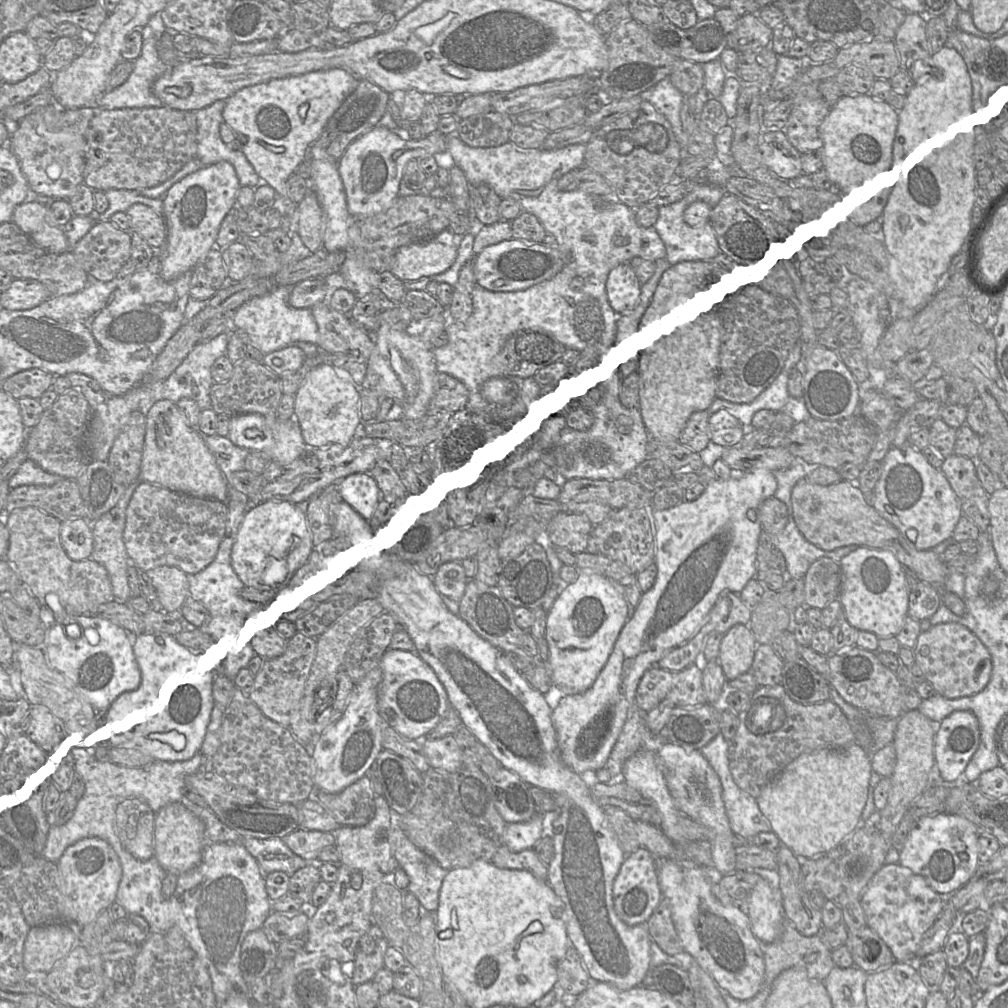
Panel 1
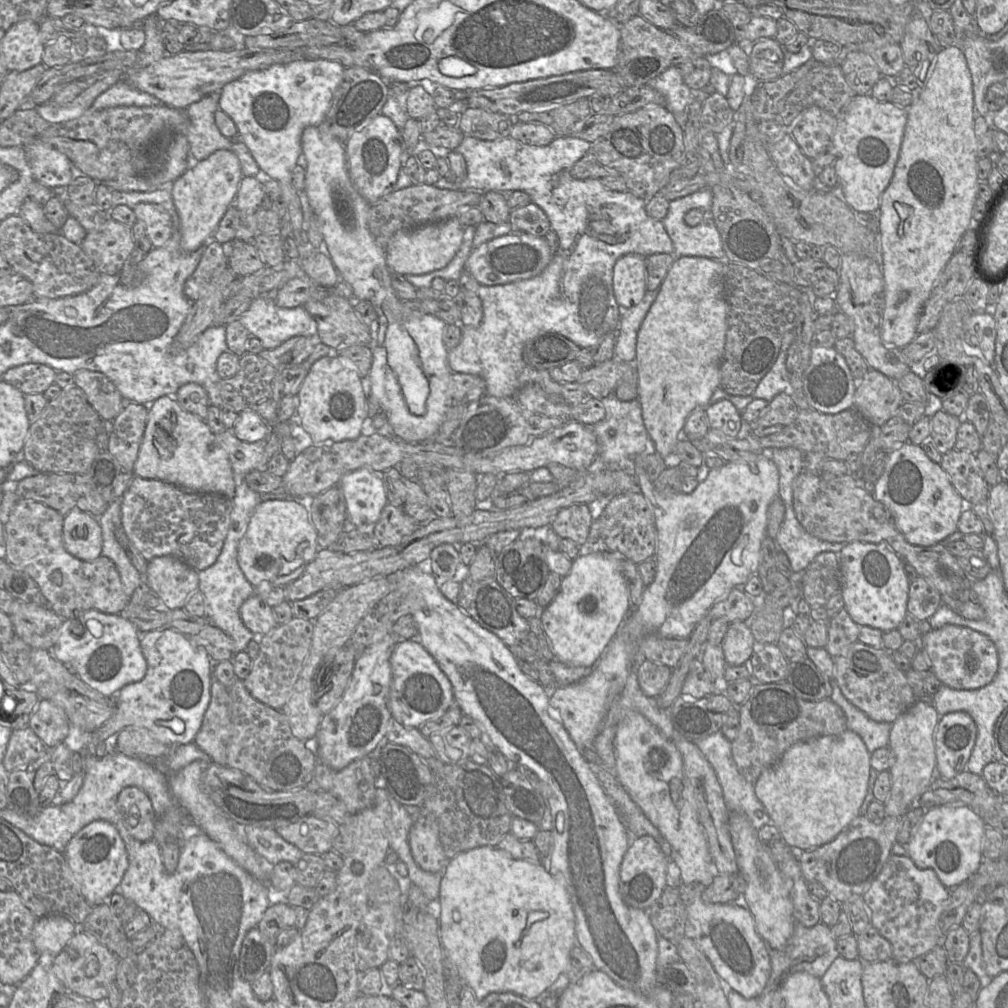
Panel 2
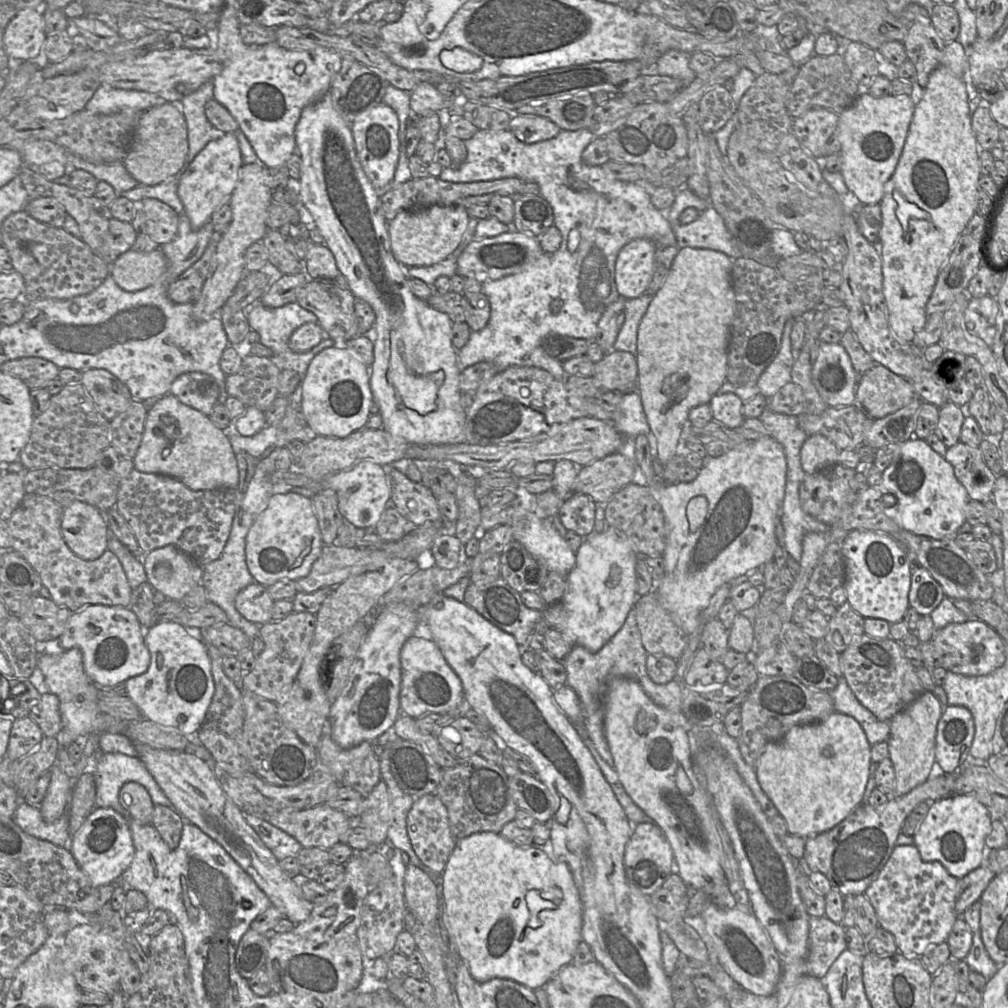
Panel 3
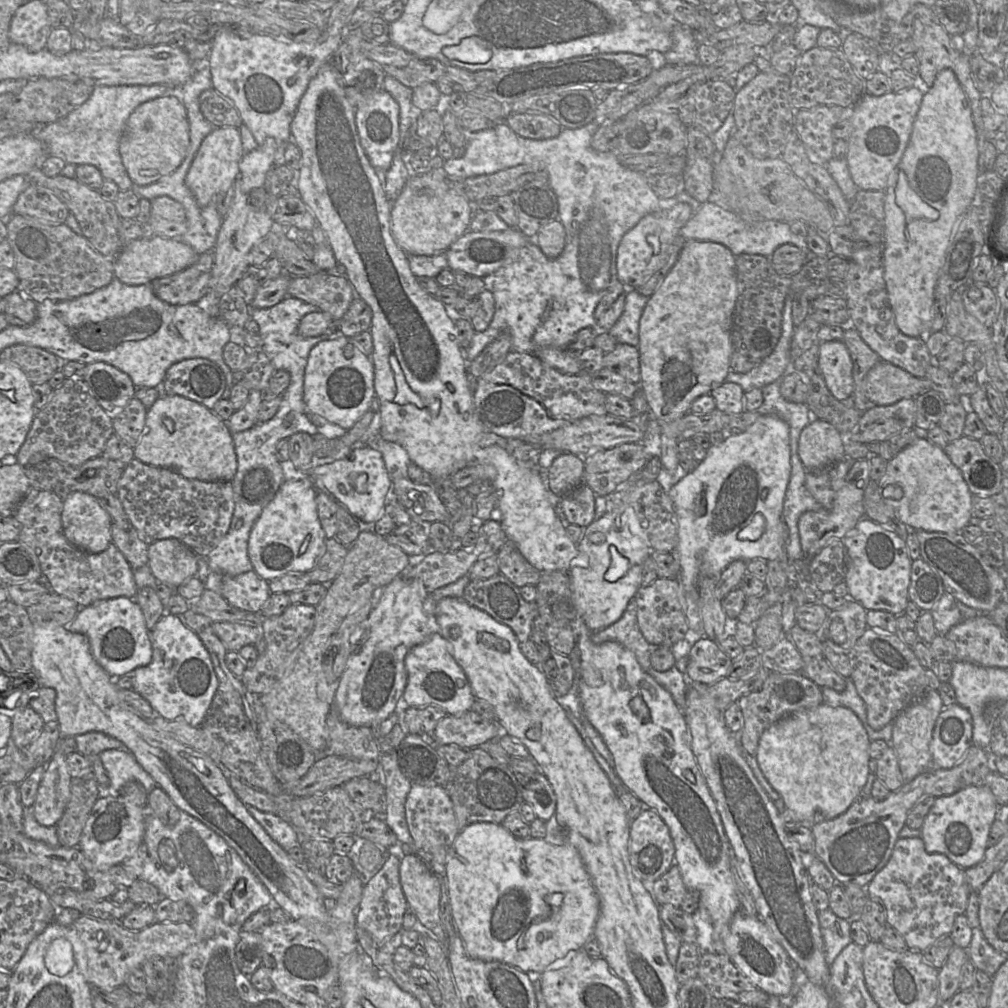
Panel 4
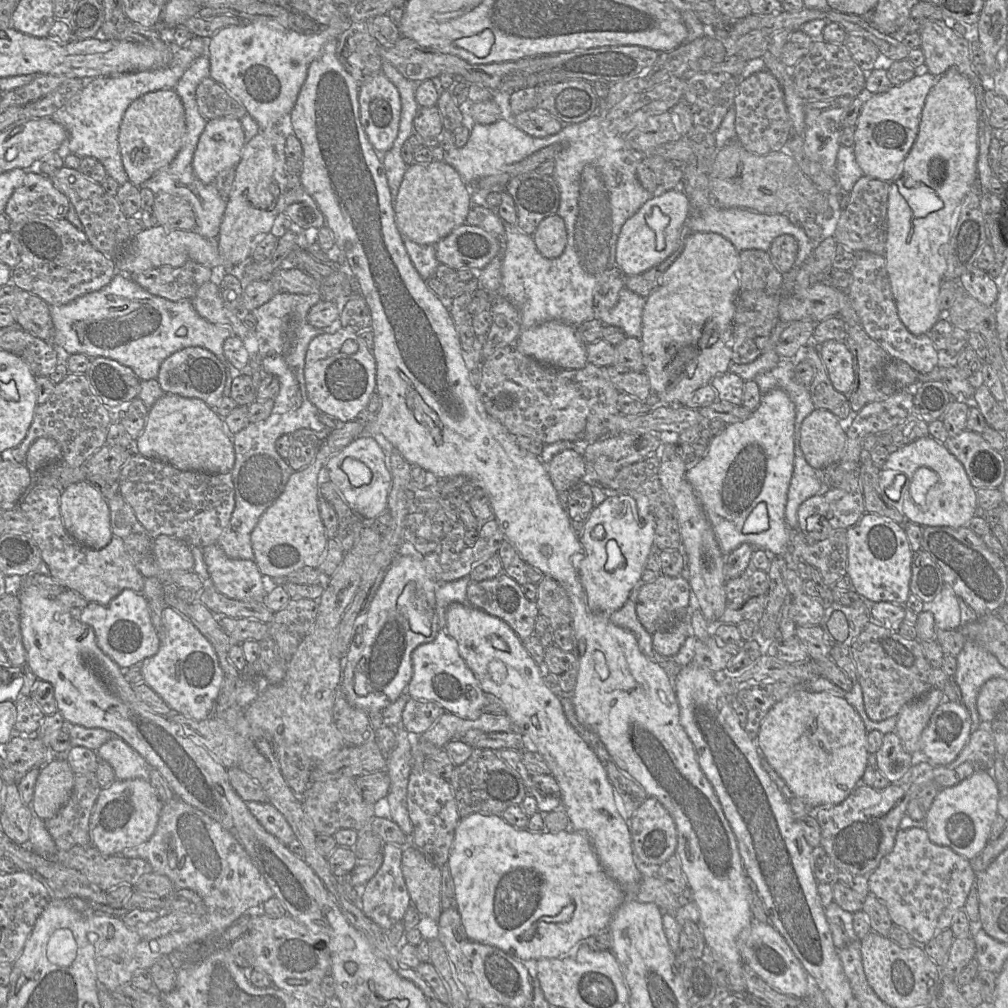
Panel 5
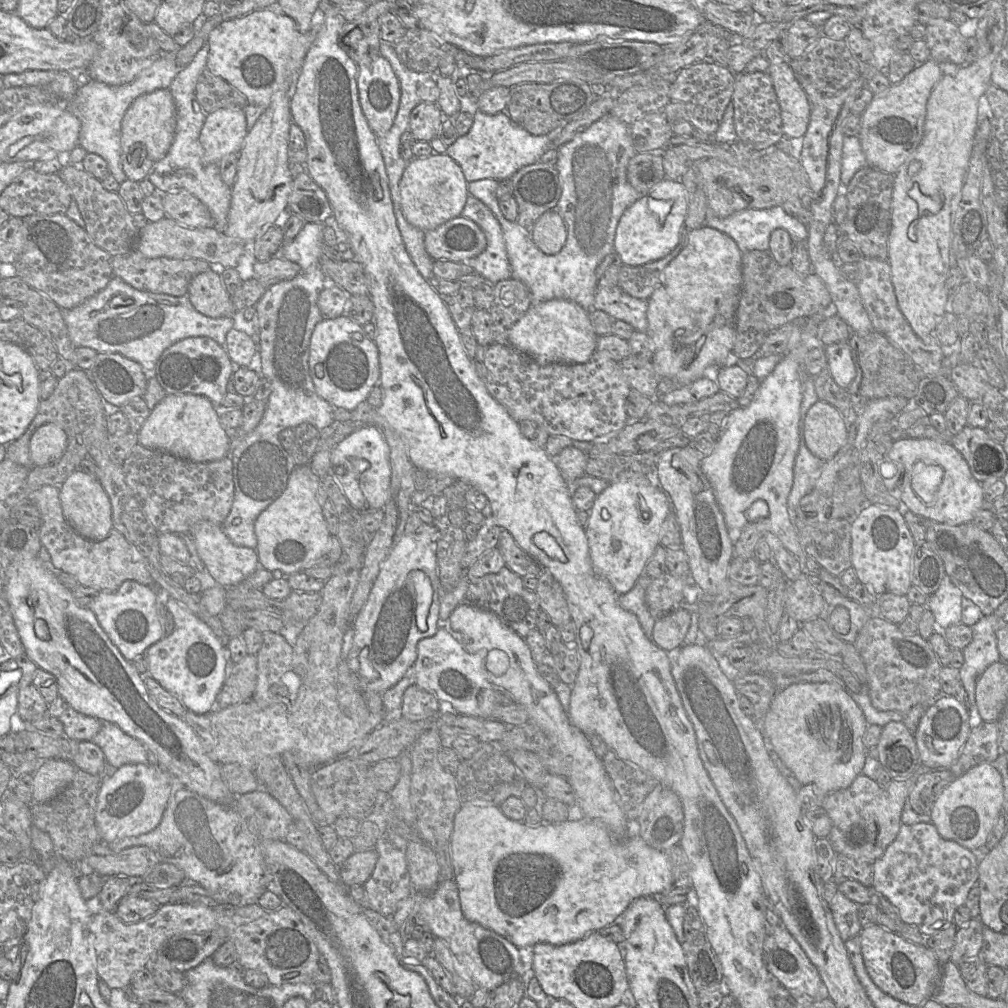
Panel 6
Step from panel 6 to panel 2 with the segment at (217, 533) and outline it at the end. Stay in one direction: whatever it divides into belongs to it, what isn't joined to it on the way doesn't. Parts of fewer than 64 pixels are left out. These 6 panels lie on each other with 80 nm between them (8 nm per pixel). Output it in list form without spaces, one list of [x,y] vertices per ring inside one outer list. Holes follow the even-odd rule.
[[[255,592],[243,602],[239,612],[245,626],[256,637],[268,633],[277,625],[273,608]]]

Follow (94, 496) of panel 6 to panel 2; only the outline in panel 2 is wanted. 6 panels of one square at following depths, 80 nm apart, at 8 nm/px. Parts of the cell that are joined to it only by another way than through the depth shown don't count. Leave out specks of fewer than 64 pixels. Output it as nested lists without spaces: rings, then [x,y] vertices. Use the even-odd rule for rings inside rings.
[[[73,508],[64,516],[62,539],[65,549],[83,561],[101,556],[102,531],[96,517],[79,508]]]

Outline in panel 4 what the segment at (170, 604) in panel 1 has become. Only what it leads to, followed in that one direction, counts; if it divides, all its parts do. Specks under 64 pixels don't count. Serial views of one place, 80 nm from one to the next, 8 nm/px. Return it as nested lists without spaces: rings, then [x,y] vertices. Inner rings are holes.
[[[165,538],[148,545],[148,567],[159,583],[174,588],[196,576],[198,556],[176,538]]]

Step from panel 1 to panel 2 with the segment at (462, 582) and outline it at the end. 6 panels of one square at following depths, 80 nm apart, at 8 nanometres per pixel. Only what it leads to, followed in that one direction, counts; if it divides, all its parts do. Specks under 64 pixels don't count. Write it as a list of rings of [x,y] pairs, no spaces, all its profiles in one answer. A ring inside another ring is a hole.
[[[441,544],[432,550],[430,559],[437,587],[447,581],[461,583],[466,577],[466,567],[460,559],[459,547]]]

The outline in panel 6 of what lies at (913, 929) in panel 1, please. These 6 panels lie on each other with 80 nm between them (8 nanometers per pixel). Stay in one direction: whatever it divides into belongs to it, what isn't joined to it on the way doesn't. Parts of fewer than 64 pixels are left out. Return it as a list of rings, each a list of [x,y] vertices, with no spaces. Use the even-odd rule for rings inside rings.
[[[931,822],[901,823],[896,838],[873,863],[871,887],[898,910],[903,923],[914,925],[923,935],[931,936],[951,924],[955,910],[965,904],[970,889],[977,884],[979,862],[977,852],[942,838]]]

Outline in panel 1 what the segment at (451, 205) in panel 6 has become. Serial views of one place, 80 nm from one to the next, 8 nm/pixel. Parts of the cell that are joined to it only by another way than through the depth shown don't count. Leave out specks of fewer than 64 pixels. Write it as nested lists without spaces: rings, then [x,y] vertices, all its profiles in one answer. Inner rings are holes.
[[[445,229],[428,241],[403,246],[396,252],[390,272],[402,281],[441,274],[454,264],[461,239]]]

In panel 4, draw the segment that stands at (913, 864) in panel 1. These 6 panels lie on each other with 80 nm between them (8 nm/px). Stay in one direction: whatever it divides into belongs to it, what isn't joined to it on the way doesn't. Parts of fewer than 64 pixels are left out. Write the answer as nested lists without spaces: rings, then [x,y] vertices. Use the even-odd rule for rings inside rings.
[[[971,785],[954,794],[937,797],[920,828],[925,850],[941,853],[962,869],[979,863],[987,846],[987,838],[998,809],[995,796],[986,785]]]

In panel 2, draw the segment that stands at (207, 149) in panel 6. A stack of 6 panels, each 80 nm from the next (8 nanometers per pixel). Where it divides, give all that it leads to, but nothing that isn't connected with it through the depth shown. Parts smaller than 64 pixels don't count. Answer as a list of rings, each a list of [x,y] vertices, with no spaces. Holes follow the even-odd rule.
[[[220,149],[207,158],[190,164],[171,184],[171,195],[181,227],[181,247],[192,252],[213,238],[214,232],[234,199],[243,177],[238,157],[230,150]]]

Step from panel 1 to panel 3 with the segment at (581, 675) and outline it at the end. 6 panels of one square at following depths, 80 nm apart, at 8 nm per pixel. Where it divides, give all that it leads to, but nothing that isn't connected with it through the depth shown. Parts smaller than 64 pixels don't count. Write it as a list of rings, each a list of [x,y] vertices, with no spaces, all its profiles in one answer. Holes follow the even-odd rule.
[[[605,526],[602,532],[600,533],[592,532],[589,536],[583,537],[583,538],[584,539],[575,554],[576,556],[575,565],[568,572],[566,576],[567,584],[566,584],[566,589],[565,589],[563,597],[561,598],[559,602],[544,607],[542,610],[542,617],[545,619],[545,621],[547,622],[550,628],[553,628],[557,630],[558,632],[560,632],[561,635],[564,637],[564,639],[568,641],[569,643],[571,643],[572,645],[581,645],[587,650],[589,650],[590,652],[597,652],[620,629],[620,627],[622,626],[624,622],[626,614],[628,613],[630,608],[632,608],[635,604],[635,601],[638,596],[637,583],[636,583],[636,562],[637,562],[638,553],[634,549],[632,543],[628,539],[622,539],[618,537],[618,535],[616,534],[616,530],[612,527]],[[613,565],[616,565],[620,568],[621,574],[620,574],[619,582],[615,586],[610,587],[609,586],[609,574],[610,574],[610,569]]]

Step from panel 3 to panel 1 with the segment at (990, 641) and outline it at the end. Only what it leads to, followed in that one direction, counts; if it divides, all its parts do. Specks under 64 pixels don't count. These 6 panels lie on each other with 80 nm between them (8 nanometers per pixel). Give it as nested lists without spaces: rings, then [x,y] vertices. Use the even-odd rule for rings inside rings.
[[[944,623],[932,626],[918,636],[914,652],[914,663],[921,669],[925,679],[935,692],[948,699],[971,696],[980,692],[989,682],[992,672],[992,660],[989,651],[978,637],[959,623]]]

